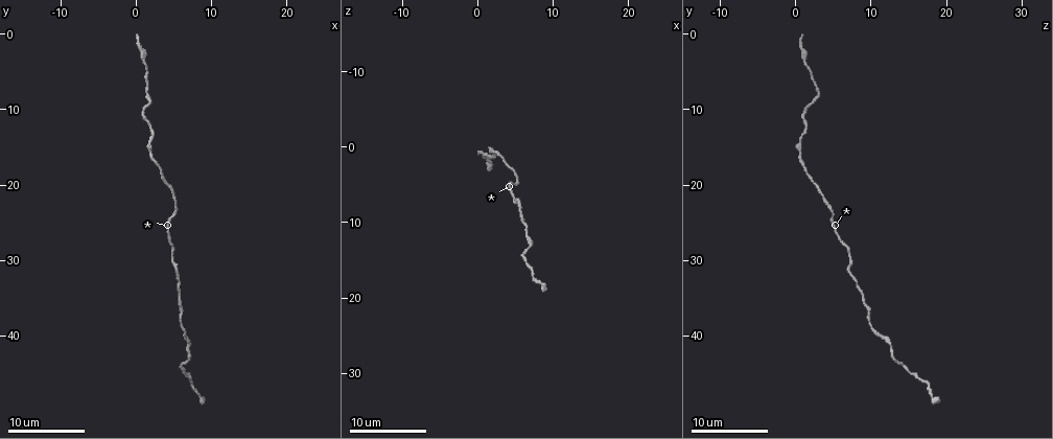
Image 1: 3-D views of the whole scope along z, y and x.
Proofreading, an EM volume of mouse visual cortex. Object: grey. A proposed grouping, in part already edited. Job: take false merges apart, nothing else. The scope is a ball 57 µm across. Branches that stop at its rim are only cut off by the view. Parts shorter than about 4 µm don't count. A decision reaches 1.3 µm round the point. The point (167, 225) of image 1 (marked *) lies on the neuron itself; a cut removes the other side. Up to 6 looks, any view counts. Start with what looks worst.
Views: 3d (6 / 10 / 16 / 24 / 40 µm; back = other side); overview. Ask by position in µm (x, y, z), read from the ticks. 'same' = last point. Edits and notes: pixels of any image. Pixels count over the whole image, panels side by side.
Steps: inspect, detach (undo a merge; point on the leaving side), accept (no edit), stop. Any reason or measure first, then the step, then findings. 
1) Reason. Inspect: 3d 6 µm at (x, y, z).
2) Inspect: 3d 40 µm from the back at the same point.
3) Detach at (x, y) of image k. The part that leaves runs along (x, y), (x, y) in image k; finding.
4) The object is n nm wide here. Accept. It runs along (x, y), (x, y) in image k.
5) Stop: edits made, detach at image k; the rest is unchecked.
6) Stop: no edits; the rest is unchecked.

Thick turns thin. Inspect: 3d 10 µm at (6.5, 44.5, 14.5).

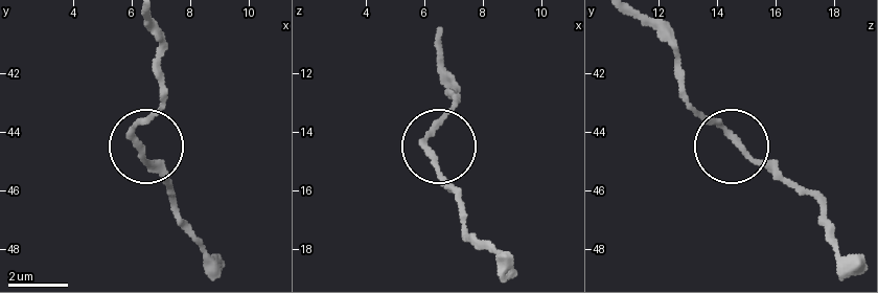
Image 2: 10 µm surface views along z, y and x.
Accept. It runs along (640, 20), (675, 58), (685, 95), (795, 189) in image 2; all the same neuron.

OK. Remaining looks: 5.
Narrows sharply. Inspect: 3d 16 µm at (2.0, 15.5, 0.5).

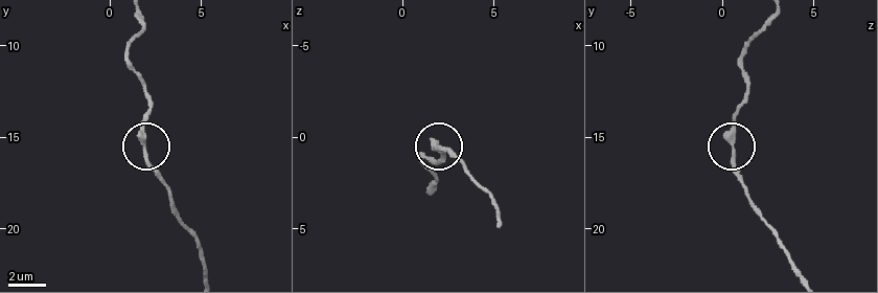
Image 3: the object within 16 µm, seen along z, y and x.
Accept. It runs along (205, 274), (198, 242), (176, 209), (144, 143), (149, 98) in image 3; one neuron here.

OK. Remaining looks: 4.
Sudden change in width. Inspect: 3d 6 µm at (6.5, 39.0, 10.5).

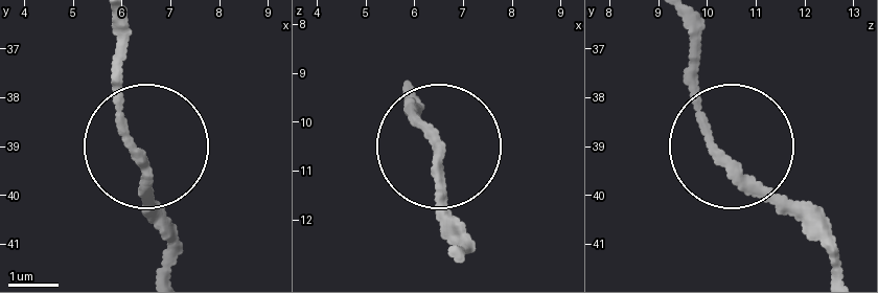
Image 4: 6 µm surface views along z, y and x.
The object is 200 nm wide here. Accept. It runs along (411, 90), (453, 223) in image 4; continuous, no second neuron.

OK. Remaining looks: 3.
Stop: no edits; the rest is unchecked.

